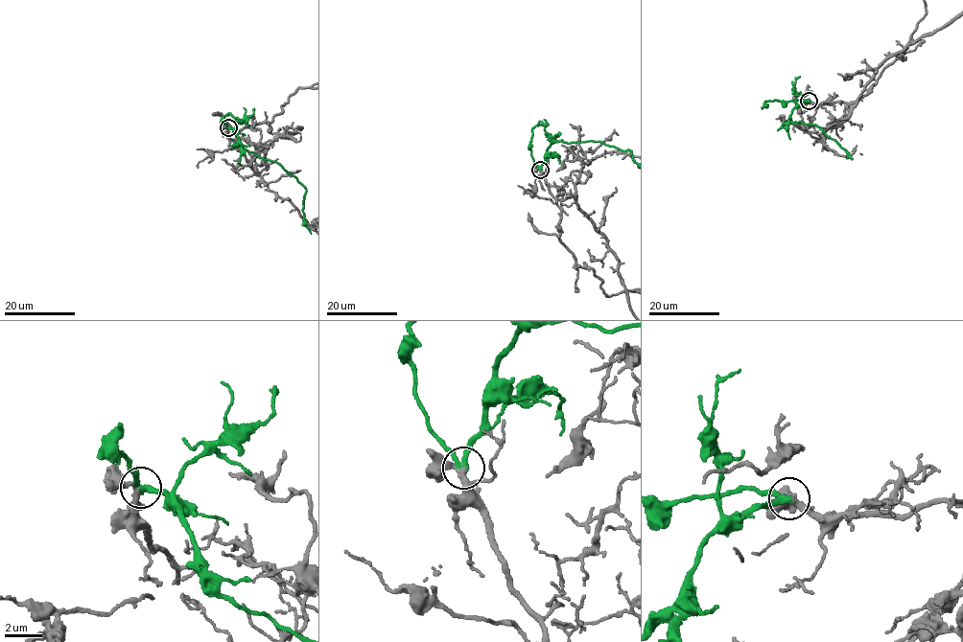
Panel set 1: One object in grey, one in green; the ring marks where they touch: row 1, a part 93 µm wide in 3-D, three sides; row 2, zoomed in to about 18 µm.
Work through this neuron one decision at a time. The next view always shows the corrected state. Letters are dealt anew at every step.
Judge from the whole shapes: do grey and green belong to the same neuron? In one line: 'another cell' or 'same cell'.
same cell

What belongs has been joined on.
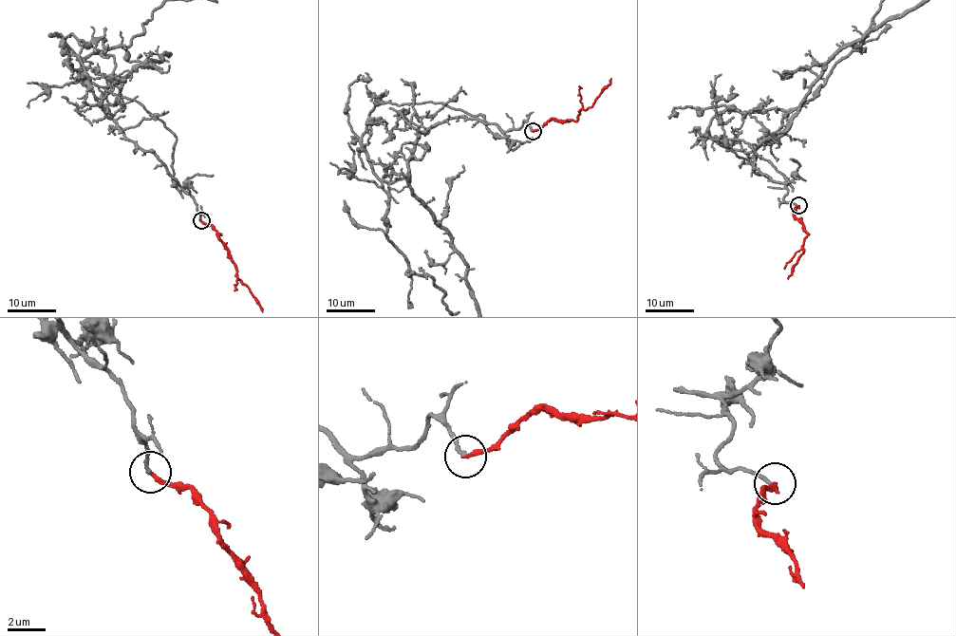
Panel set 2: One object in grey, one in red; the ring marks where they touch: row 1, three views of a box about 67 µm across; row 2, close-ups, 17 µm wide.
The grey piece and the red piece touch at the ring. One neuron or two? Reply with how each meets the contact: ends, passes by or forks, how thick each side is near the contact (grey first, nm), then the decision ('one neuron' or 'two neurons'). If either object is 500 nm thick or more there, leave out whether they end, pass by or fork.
grey ends there; red ends there; 190 nm thick on the grey side, 200 nm on the other; two neurons

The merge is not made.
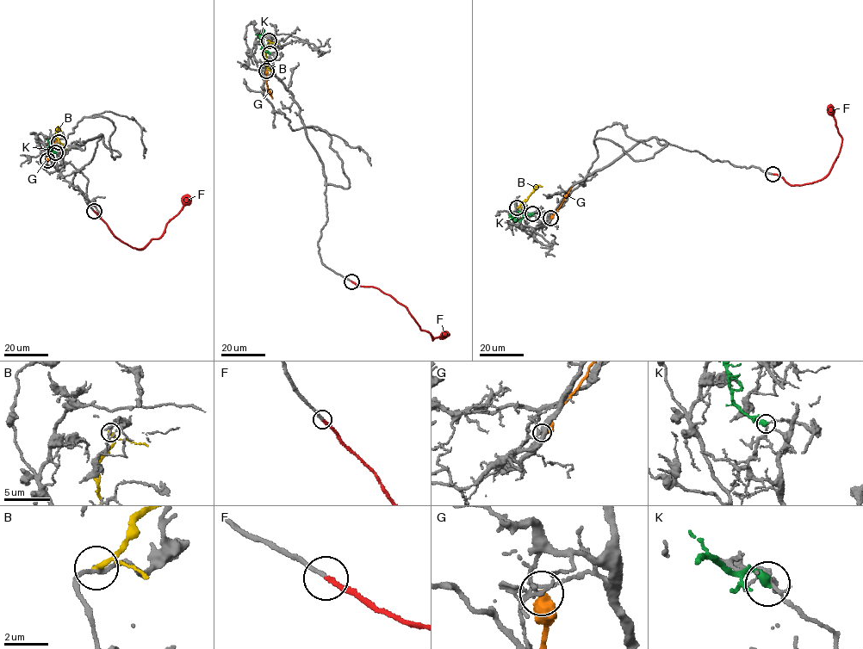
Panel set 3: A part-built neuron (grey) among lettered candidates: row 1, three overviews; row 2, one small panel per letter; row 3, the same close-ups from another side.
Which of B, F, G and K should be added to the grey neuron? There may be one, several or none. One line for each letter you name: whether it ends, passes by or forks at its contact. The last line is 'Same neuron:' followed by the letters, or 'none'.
F: it ends
Same neuron: F

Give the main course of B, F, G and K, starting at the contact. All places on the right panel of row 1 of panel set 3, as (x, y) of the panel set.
B: (517, 207), (537, 186), (542, 186)
F: (772, 174), (781, 176), (792, 185), (799, 185), (822, 179), (829, 172), (842, 142), (829, 104)
G: (550, 218), (571, 187)
K: (532, 213), (515, 220), (509, 211)

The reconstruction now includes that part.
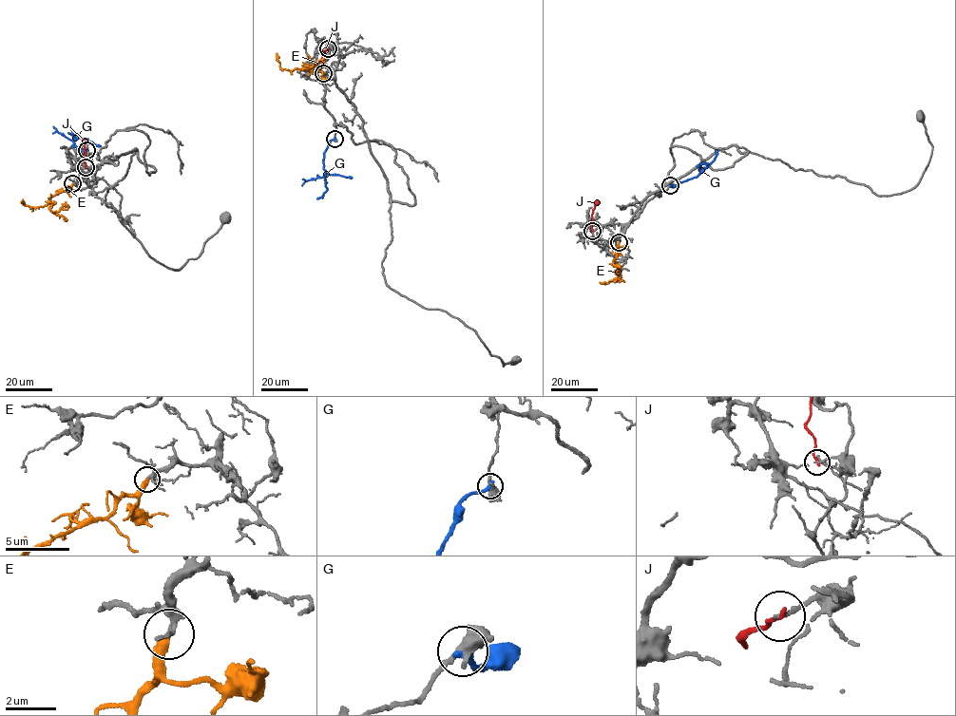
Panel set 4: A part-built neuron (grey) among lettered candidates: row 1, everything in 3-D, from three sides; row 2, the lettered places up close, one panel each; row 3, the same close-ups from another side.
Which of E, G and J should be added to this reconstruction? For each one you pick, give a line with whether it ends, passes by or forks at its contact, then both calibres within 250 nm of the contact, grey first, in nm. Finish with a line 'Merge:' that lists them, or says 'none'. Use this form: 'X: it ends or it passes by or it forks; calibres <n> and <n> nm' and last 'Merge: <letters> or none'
E: it ends; calibres 170 and 380 nm
Merge: E

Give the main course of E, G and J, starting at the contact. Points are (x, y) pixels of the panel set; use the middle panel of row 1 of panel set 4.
E: (323, 73), (309, 65), (302, 70), (281, 68), (277, 53)
G: (334, 139), (330, 141), (323, 160), (327, 190), (317, 198)
J: (328, 48), (322, 55), (322, 65)

